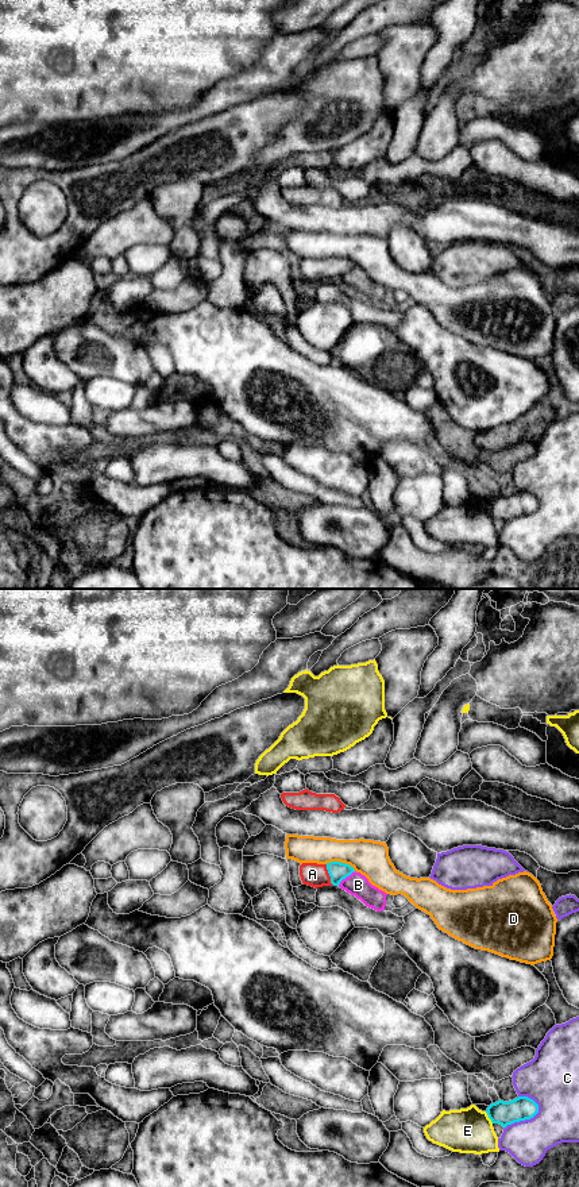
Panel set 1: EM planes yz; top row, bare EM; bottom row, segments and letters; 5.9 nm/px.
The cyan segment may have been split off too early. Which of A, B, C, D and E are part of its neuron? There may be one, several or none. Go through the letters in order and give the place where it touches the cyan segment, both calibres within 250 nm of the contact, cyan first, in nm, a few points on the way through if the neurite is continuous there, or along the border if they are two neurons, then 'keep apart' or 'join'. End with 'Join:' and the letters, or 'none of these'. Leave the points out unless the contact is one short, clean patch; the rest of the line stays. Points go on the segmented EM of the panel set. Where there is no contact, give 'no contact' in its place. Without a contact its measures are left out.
A: meets cyan in yz at (329, 875); 120 nm thick on the cyan side, 140 nm on the other; runs through yz (338, 871), (329, 875), (312, 874); join
B: meets cyan in yz at (346, 877); 120 nm thick on the cyan side, 140 nm on the other; border along yz (355, 871), (338, 885); keep apart
C: meets cyan in yz at (524, 1120); 140 nm thick on the cyan side, 260 nm on the other; keep apart
D: meets cyan in yz at (339, 862); 120 nm thick on the cyan side, 220 nm on the other; keep apart
E: meets cyan in yz at (489, 1117); 140 nm thick on the cyan side, 280 nm on the other; keep apart
Join: A

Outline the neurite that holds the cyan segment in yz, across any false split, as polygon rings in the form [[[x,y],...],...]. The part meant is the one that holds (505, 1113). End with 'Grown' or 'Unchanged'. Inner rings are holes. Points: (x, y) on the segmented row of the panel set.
[[[518,1097],[509,1102],[499,1099],[491,1103],[486,1113],[493,1124],[506,1128],[514,1122],[533,1118],[539,1113],[539,1105],[528,1097]]]. Unchanged

